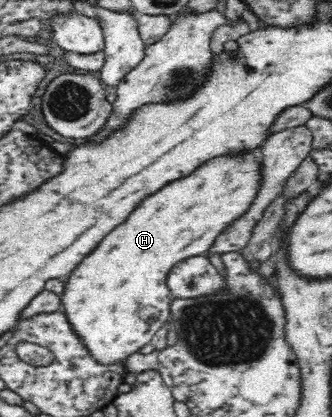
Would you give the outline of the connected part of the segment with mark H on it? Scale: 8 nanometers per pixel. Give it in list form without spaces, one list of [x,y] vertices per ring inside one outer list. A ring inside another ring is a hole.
[[[258,152],[246,153],[242,157],[218,157],[212,159],[210,163],[204,163],[202,169],[194,171],[194,175],[188,175],[186,179],[168,183],[168,187],[162,187],[162,191],[156,191],[156,195],[146,197],[146,201],[142,205],[138,205],[138,211],[134,211],[134,215],[130,215],[130,219],[126,219],[122,223],[122,227],[116,227],[102,243],[98,249],[94,249],[76,269],[72,270],[68,279],[64,281],[65,290],[60,295],[61,309],[68,318],[68,325],[72,326],[74,335],[82,340],[82,346],[86,346],[86,353],[90,354],[90,358],[102,366],[112,366],[114,364],[124,364],[124,361],[132,355],[138,353],[142,347],[151,343],[152,338],[160,331],[161,327],[148,327],[148,323],[166,323],[171,319],[171,300],[170,290],[166,285],[166,277],[169,271],[178,263],[185,261],[187,258],[192,258],[198,255],[205,255],[210,245],[214,243],[214,239],[234,221],[238,216],[242,215],[248,205],[254,201],[254,197],[258,194],[260,186],[260,160]]]

